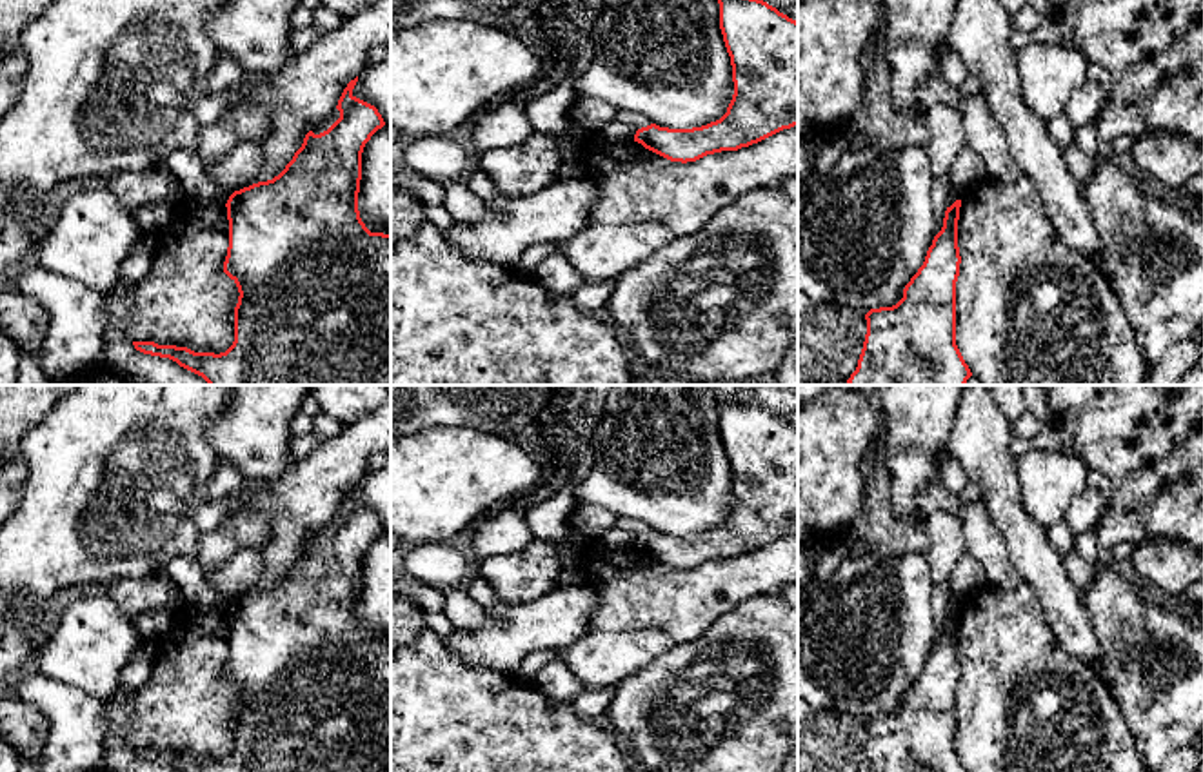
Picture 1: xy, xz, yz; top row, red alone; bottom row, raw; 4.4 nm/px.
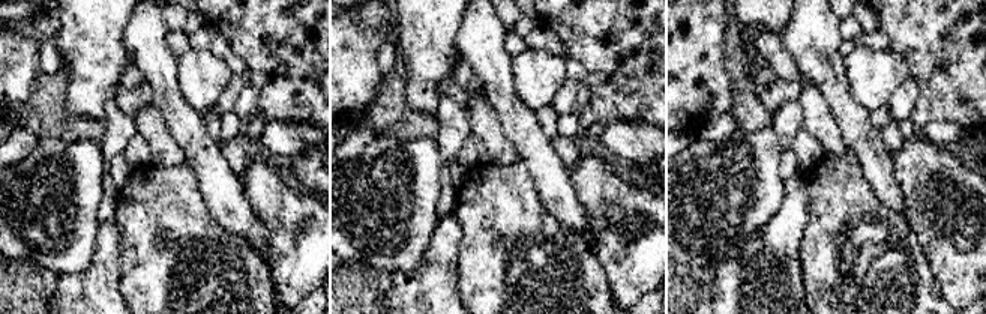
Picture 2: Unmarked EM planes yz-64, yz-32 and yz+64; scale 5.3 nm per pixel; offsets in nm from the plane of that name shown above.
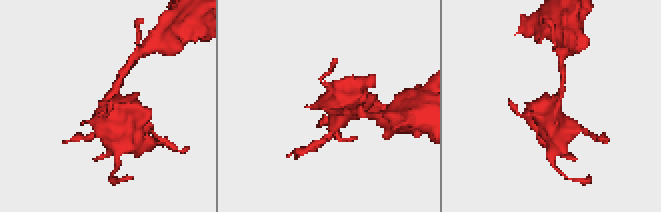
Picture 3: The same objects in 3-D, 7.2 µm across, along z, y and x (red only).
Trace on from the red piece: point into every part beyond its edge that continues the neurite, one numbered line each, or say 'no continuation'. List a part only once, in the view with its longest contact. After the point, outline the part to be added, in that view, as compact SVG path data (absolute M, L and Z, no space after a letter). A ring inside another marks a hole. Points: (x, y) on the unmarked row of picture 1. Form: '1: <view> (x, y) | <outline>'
no continuation

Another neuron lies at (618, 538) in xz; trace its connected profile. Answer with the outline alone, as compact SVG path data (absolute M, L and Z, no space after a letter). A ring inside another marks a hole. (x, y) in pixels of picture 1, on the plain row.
M612 527L600 534L602 543L614 549L634 547L636 538L638 538L636 534L618 527Z

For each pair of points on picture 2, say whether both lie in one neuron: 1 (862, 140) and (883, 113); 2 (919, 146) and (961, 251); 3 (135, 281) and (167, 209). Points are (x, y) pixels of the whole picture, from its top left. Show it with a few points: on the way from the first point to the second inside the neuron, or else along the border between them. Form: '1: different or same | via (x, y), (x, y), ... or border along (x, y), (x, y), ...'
1: different | border along (869, 113), (869, 119), (881, 129)
2: same | via (926, 172), (961, 220), (961, 226)
3: same | via (152, 263), (152, 235), (159, 227)

